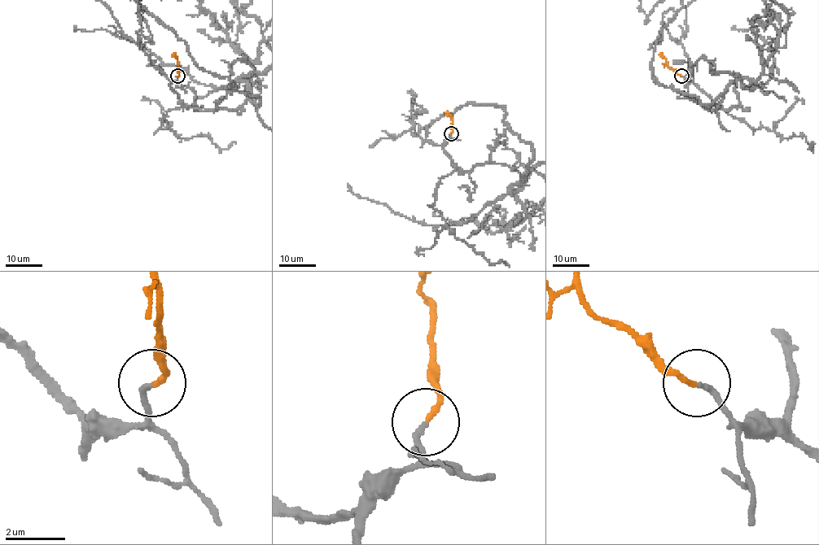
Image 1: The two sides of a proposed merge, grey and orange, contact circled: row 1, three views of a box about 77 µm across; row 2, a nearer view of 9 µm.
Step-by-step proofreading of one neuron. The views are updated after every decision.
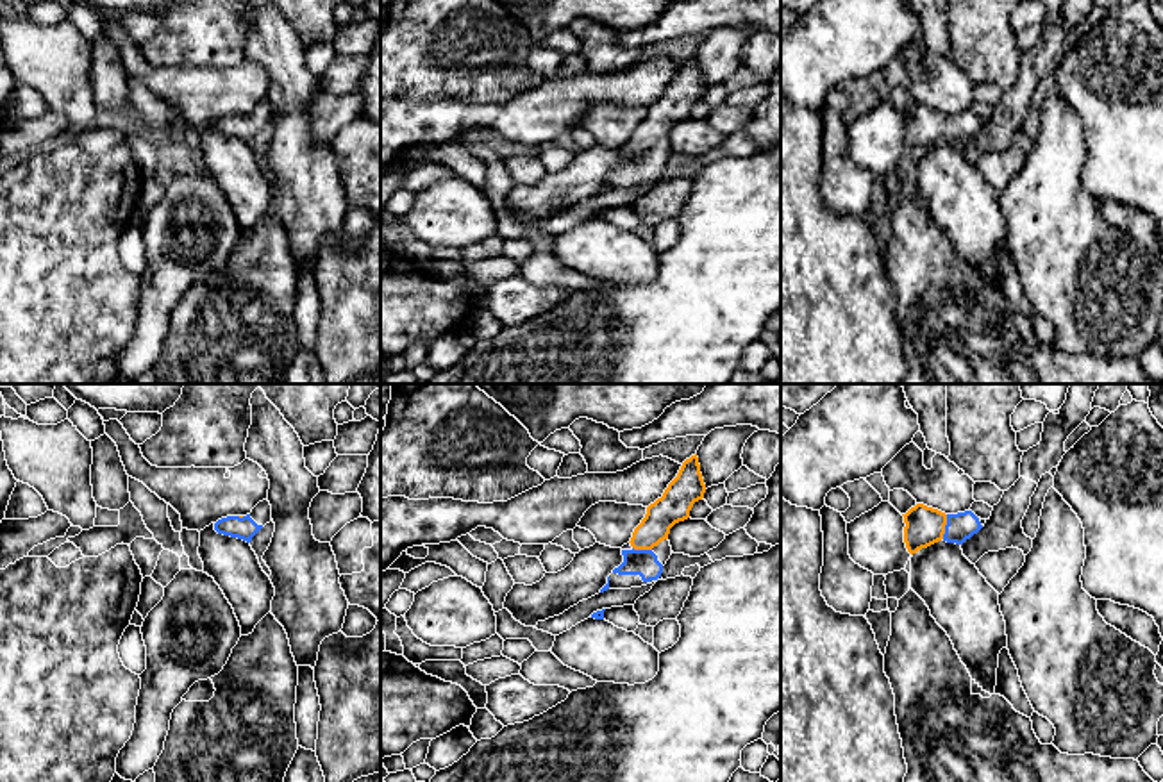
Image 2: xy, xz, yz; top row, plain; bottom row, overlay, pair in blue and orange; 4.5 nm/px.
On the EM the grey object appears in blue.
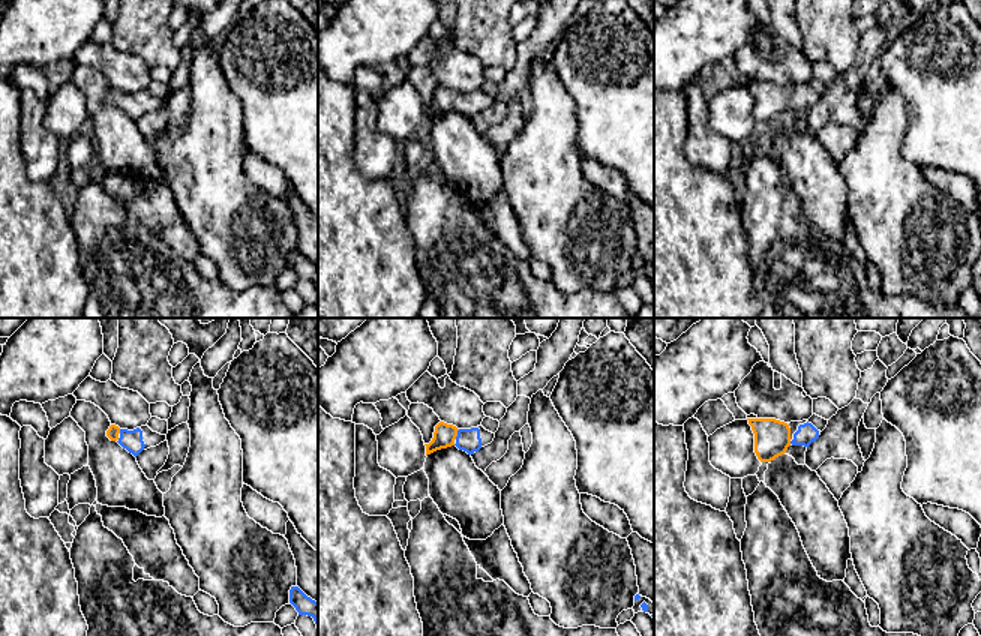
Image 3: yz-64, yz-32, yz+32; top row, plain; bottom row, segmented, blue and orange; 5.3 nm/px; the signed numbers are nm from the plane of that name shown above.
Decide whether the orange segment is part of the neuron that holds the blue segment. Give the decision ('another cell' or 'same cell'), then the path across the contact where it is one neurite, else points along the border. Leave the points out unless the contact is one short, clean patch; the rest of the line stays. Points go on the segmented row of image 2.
same cell | across yz (960, 527), (945, 527), (924, 525)

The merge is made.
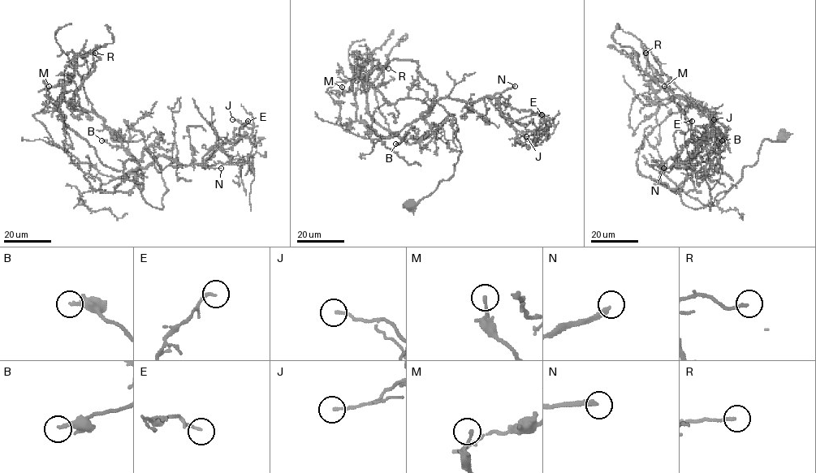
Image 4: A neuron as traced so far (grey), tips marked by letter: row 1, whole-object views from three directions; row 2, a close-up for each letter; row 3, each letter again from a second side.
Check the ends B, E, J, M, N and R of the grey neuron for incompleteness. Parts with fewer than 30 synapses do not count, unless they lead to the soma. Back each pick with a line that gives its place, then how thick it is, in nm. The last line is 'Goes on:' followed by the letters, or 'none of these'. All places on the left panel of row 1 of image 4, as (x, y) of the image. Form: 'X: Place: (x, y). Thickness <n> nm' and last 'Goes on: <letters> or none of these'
N: Place: (221, 168). Thickness 220 nm
Goes on: N

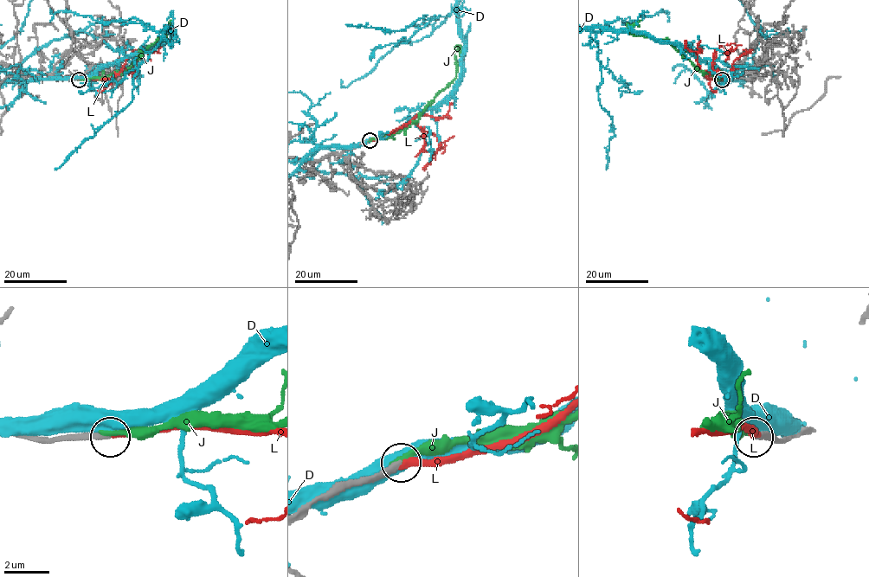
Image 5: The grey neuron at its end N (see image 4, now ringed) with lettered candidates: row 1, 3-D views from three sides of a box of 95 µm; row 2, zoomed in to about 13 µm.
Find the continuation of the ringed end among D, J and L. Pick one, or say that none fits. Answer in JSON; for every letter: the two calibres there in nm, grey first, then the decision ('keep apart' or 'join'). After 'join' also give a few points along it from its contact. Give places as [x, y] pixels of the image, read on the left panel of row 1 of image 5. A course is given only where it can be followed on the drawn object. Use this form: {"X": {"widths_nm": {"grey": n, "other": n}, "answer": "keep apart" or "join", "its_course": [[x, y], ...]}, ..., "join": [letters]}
{"D": {"widths_nm": {"grey": 240, "other": 800}, "answer": "keep apart"}, "J": {"widths_nm": {"grey": 240, "other": 240}, "answer": "keep apart"}, "L": {"widths_nm": {"grey": 240, "other": 240}, "answer": "join", "its_course": [[78, 80], [106, 80], [131, 69], [133, 79], [133, 73], [142, 60], [135, 53], [138, 49]]}, "join": ["L"]}

